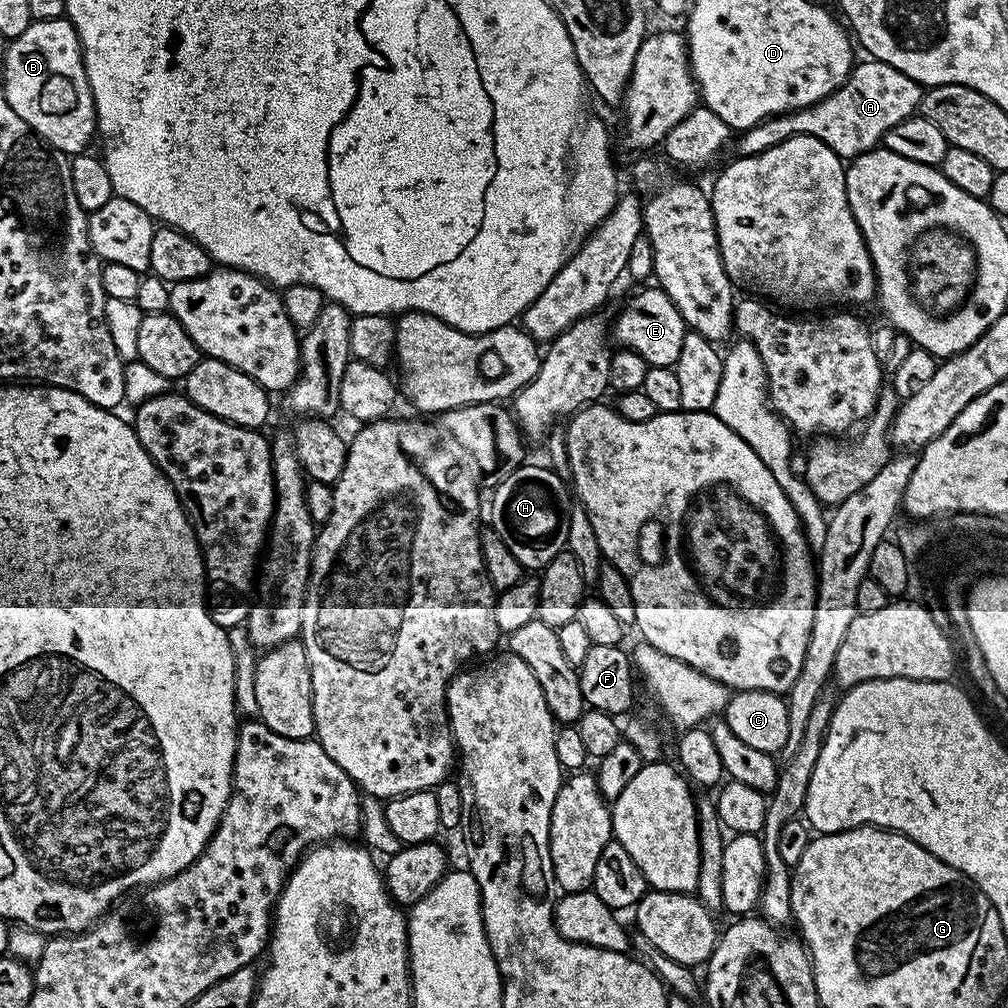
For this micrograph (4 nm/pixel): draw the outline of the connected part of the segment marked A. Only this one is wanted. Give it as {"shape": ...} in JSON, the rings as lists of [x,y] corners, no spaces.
{"shape":[[[864,58],[864,61],[857,63],[853,67],[852,72],[844,79],[844,85],[841,88],[836,88],[832,91],[829,96],[824,96],[822,99],[816,103],[809,106],[809,108],[800,108],[796,112],[785,112],[782,116],[769,116],[767,120],[764,120],[760,124],[755,124],[752,128],[745,128],[735,137],[734,148],[736,144],[737,157],[741,156],[753,156],[754,154],[762,154],[762,150],[770,150],[770,146],[775,144],[781,144],[786,142],[791,136],[817,136],[822,143],[826,146],[830,146],[830,150],[834,150],[834,154],[837,158],[851,158],[854,156],[861,156],[863,152],[870,152],[873,148],[877,147],[883,141],[884,135],[890,131],[894,126],[898,126],[903,120],[907,120],[909,116],[913,115],[920,107],[920,98],[922,95],[921,85],[915,84],[906,74],[902,74],[902,70],[894,70],[894,66],[890,66],[886,62],[881,60],[874,60],[871,58]]]}

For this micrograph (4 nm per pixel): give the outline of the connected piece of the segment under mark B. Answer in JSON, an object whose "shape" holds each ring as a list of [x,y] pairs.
{"shape":[[[67,18],[59,20],[33,20],[32,25],[26,30],[22,30],[22,34],[18,34],[18,38],[14,38],[7,45],[8,49],[4,52],[4,80],[2,87],[6,90],[6,98],[10,102],[10,106],[14,106],[14,111],[18,114],[18,118],[22,118],[22,122],[26,122],[26,126],[30,126],[33,132],[44,141],[45,144],[51,146],[55,151],[65,154],[80,154],[85,151],[84,148],[97,135],[96,131],[96,107],[94,106],[94,98],[90,90],[90,82],[86,78],[86,70],[84,69],[84,54],[80,50],[80,39],[74,30],[74,26]]]}

